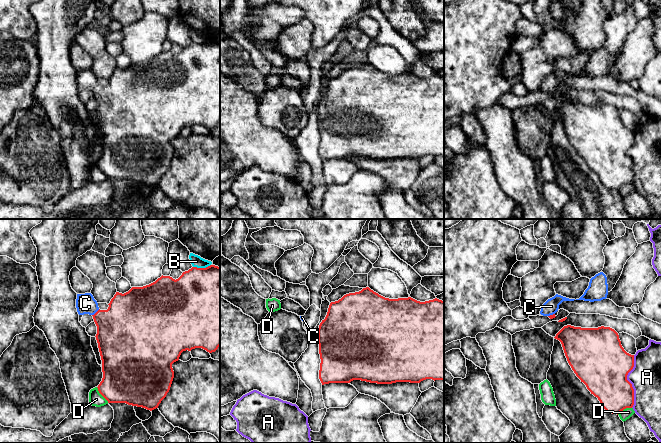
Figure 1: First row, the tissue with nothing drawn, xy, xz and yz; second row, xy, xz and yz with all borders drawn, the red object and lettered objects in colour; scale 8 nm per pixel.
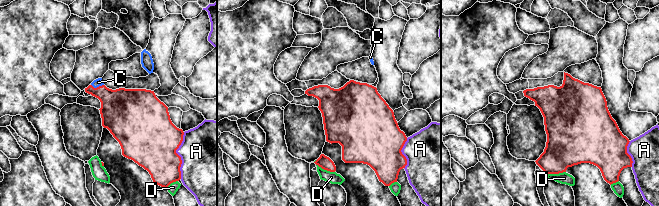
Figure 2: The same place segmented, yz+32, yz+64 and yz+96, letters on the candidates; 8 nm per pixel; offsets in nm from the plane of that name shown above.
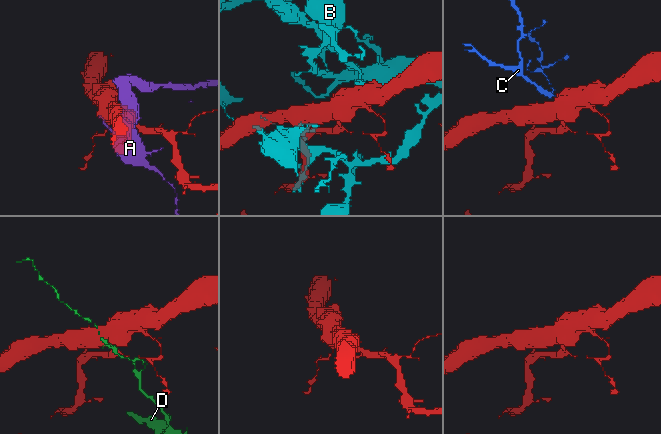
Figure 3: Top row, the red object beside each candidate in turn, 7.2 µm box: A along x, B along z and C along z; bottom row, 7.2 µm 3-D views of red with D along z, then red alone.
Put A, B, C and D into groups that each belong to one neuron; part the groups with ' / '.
A / B / C / D

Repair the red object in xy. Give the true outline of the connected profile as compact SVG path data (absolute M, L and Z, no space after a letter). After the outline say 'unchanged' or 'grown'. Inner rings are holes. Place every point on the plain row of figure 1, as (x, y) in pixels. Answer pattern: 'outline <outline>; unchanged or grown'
outline M192 43L178 55L161 52L155 58L132 63L122 70L116 68L107 86L100 86L91 69L77 70L76 84L79 91L93 92L97 102L96 116L102 136L103 154L98 161L99 169L108 179L126 179L147 186L158 184L170 166L174 147L172 140L179 136L183 127L202 124L209 129L220 122L220 43Z; grown

